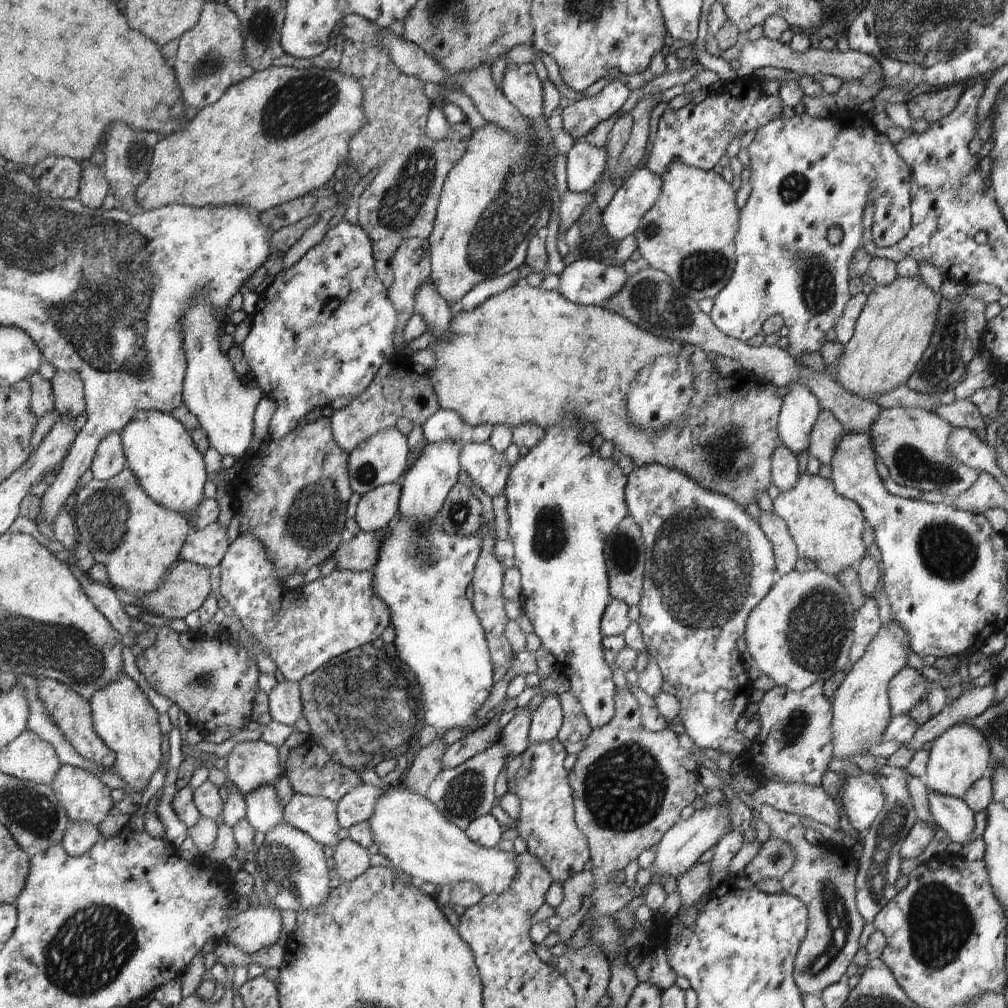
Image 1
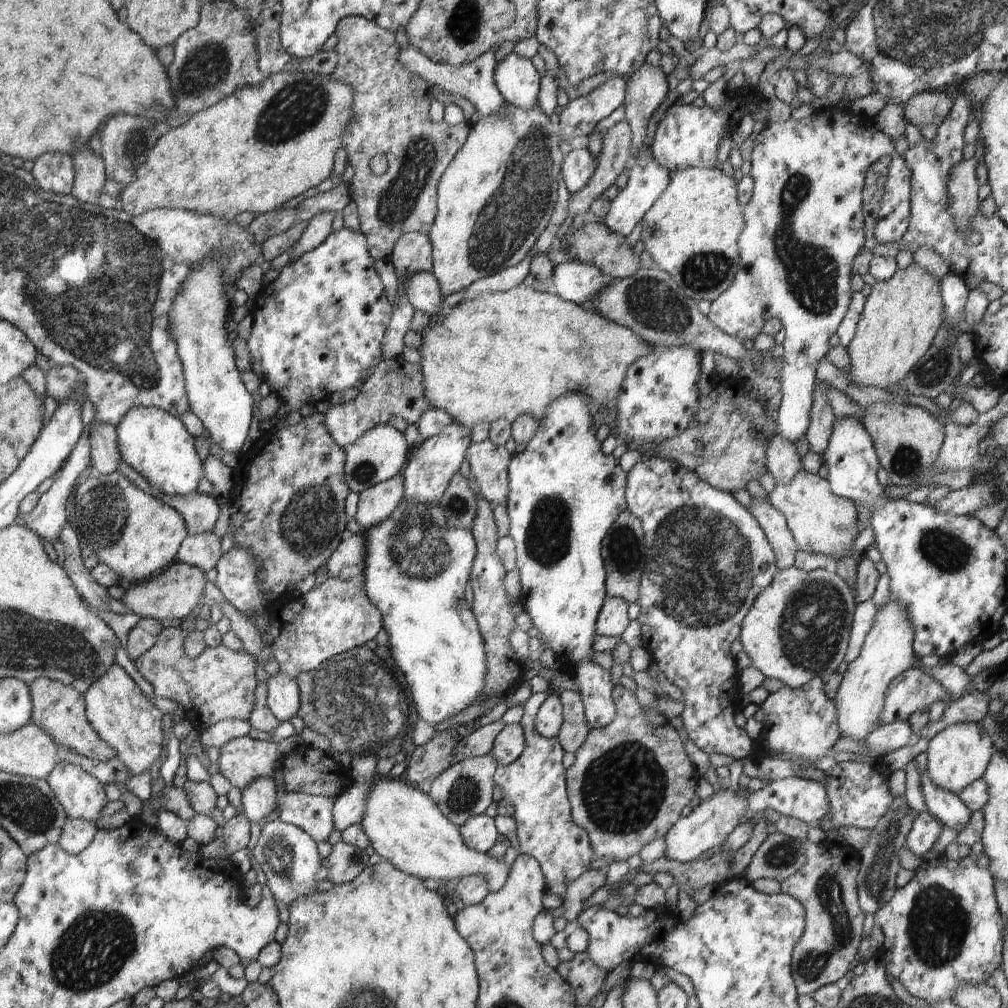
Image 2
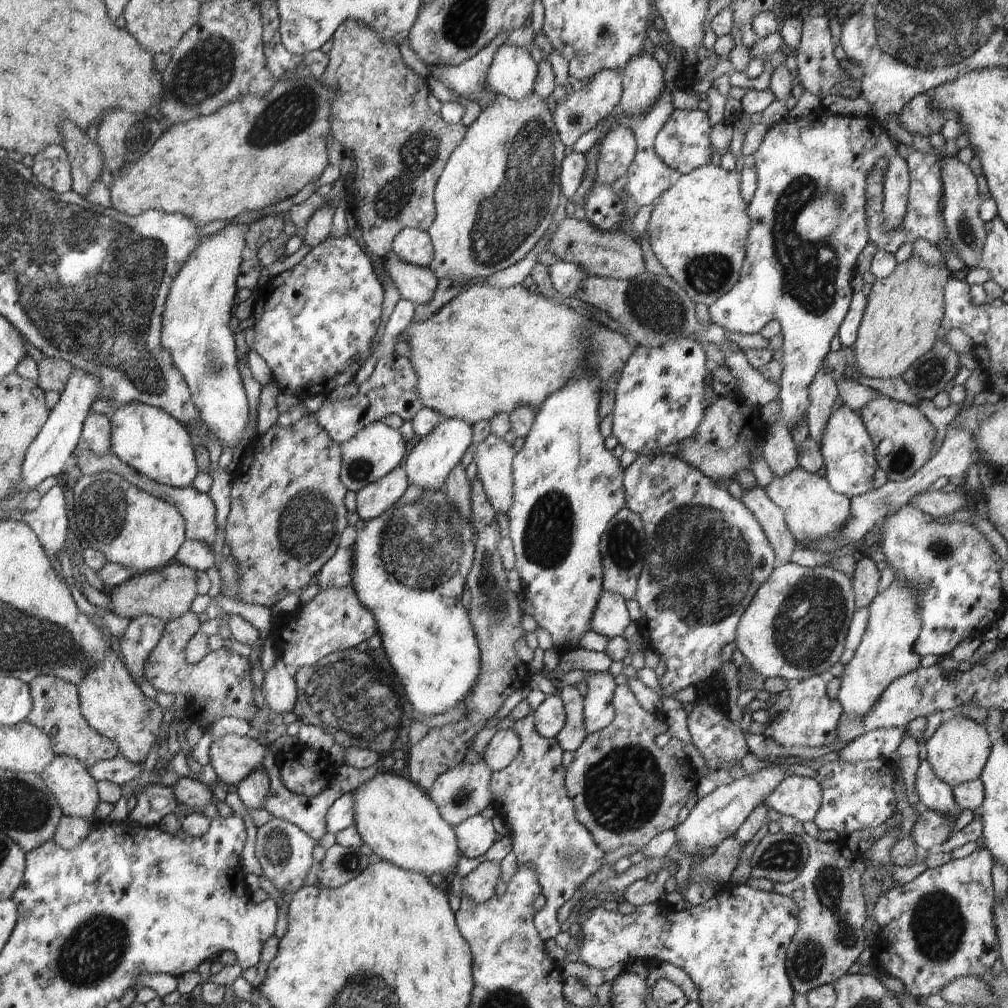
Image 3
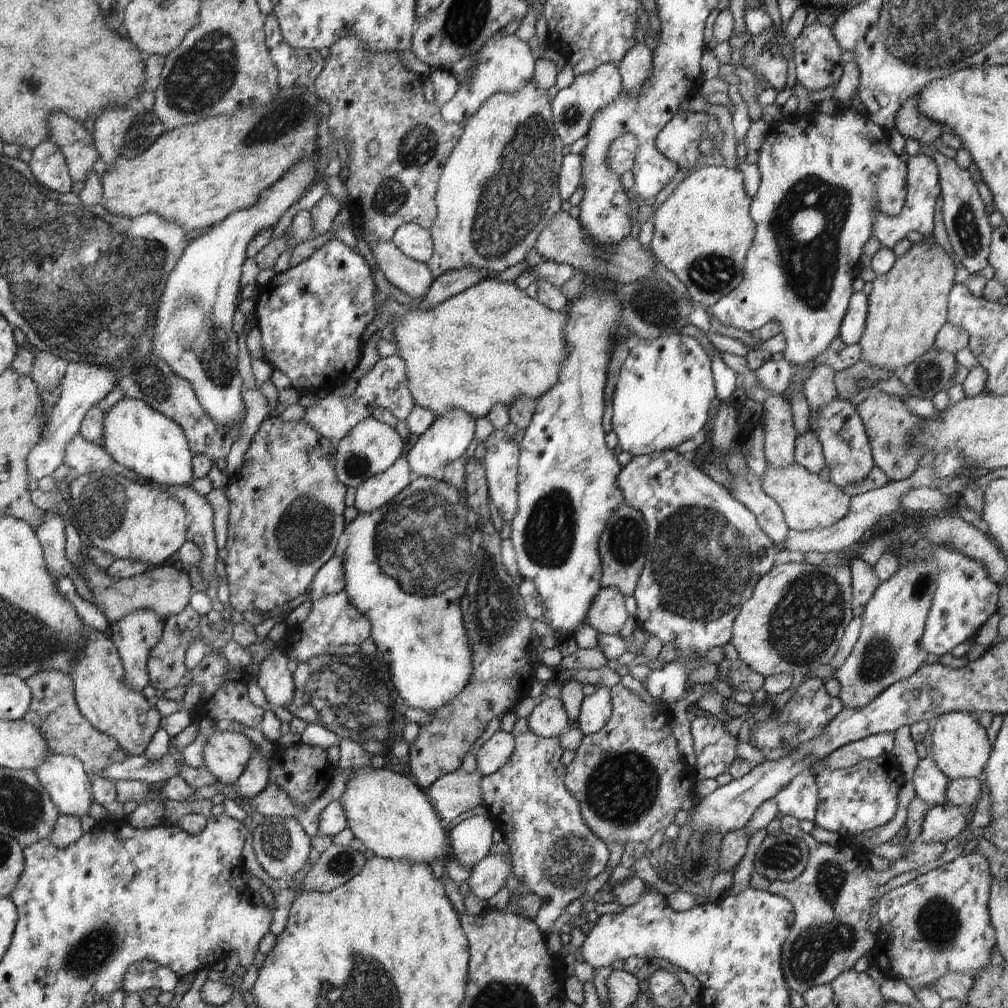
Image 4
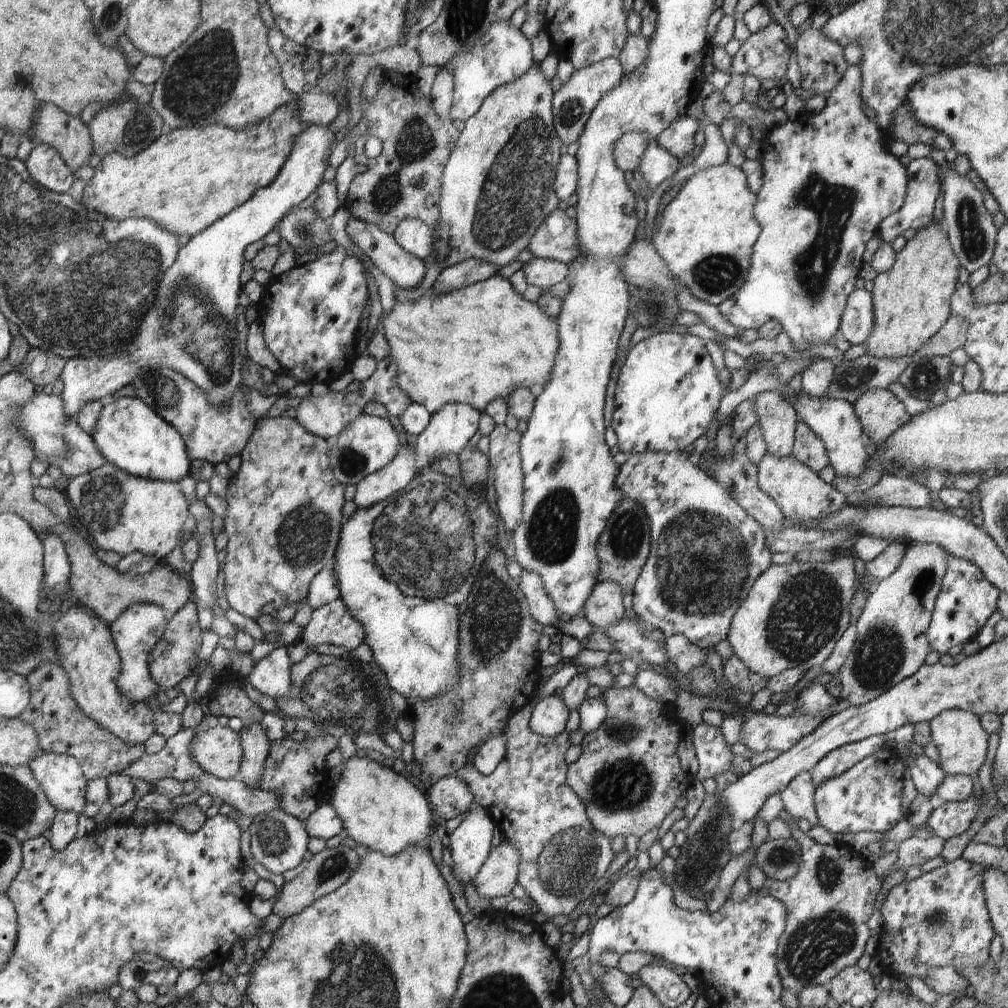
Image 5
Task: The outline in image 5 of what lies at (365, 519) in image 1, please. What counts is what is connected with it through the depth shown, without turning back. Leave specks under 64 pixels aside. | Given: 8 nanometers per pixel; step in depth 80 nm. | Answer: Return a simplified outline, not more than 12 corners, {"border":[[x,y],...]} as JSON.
{"border":[[400,445],[384,468],[358,481],[353,501],[368,508],[416,476],[415,448]]}

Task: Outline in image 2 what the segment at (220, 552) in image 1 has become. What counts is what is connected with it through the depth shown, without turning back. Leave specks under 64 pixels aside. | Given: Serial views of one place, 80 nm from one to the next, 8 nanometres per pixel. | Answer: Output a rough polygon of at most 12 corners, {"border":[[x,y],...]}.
{"border":[[214,532],[188,536],[176,560],[206,573],[223,555]]}

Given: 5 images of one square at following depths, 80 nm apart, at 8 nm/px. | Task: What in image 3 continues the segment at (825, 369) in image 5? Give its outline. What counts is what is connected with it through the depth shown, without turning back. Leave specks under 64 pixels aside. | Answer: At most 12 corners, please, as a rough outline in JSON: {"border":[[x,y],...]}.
{"border":[[820,369],[807,391],[809,436],[819,443],[840,400],[831,372]]}

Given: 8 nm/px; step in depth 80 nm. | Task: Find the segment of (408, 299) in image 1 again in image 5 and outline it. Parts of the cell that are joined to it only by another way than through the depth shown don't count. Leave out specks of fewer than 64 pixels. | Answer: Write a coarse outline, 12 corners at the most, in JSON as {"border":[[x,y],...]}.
{"border":[[410,217],[392,236],[402,250],[424,261],[433,231]]}

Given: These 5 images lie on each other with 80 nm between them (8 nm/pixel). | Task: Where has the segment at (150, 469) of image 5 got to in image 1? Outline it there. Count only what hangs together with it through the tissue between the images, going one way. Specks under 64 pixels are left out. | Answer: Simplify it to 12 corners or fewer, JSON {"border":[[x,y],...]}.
{"border":[[135,412],[127,467],[155,503],[195,515],[209,480],[170,413]]}

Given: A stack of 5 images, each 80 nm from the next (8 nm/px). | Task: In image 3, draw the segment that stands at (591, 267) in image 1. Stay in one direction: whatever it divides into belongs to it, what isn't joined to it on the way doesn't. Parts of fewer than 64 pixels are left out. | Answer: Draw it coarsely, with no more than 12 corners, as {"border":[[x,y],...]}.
{"border":[[557,260],[547,266],[553,287],[574,297],[589,277],[574,263]]}

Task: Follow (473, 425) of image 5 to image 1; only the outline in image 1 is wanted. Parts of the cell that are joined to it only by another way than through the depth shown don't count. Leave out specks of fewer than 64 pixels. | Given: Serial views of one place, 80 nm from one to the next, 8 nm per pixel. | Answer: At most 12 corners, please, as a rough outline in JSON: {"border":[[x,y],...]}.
{"border":[[428,443],[403,474],[399,514],[436,521],[463,443]]}

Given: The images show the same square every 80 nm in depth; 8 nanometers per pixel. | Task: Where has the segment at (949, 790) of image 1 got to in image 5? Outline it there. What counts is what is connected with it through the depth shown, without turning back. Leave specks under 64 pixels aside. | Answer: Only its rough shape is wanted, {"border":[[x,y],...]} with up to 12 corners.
{"border":[[945,710],[929,723],[946,775],[972,777],[989,734],[979,715]]}

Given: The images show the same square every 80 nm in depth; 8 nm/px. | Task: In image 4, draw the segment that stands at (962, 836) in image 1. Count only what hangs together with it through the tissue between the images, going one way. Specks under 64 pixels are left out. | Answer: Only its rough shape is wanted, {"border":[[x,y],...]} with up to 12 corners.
{"border":[[932,758],[919,760],[912,780],[929,806],[948,803],[949,780]]}

